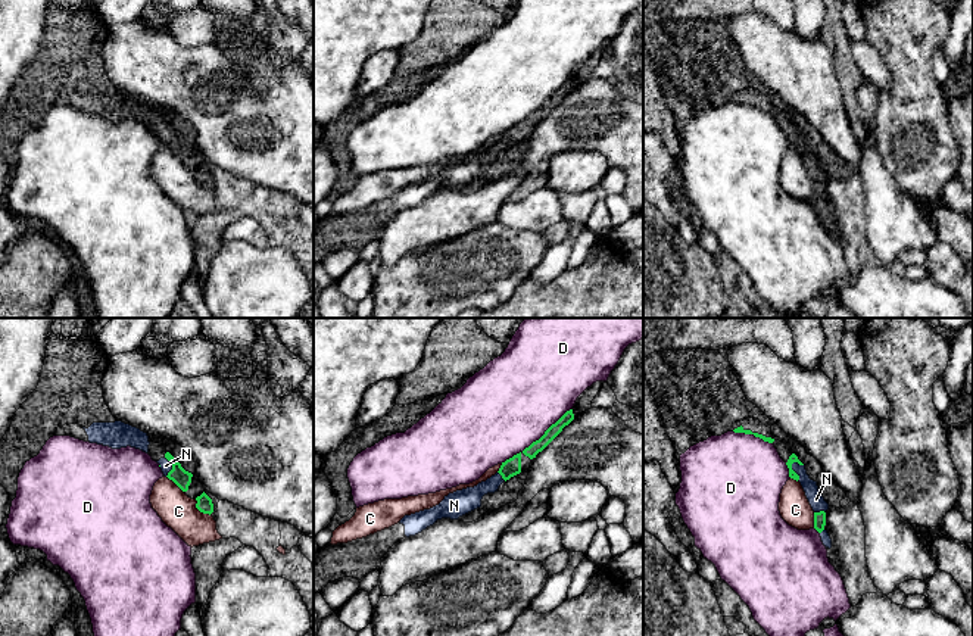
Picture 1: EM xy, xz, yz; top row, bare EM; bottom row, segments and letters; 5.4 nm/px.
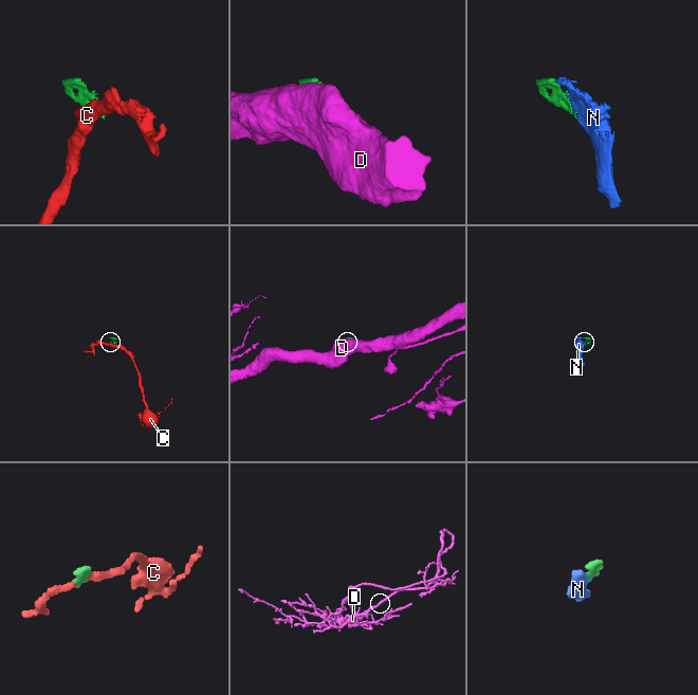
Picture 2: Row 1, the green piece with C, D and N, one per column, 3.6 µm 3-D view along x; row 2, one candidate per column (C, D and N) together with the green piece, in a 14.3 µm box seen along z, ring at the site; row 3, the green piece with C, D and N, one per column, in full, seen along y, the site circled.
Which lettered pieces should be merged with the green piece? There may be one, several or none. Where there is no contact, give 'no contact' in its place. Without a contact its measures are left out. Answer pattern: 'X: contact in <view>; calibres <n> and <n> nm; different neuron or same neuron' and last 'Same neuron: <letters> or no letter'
C: contact in xy; calibres 90 and 200 nm; different neuron
D: contact in xz; calibres 70 and 480 nm; different neuron
N: contact in yz; calibres 50 and 90 nm; same neuron
Same neuron: N

